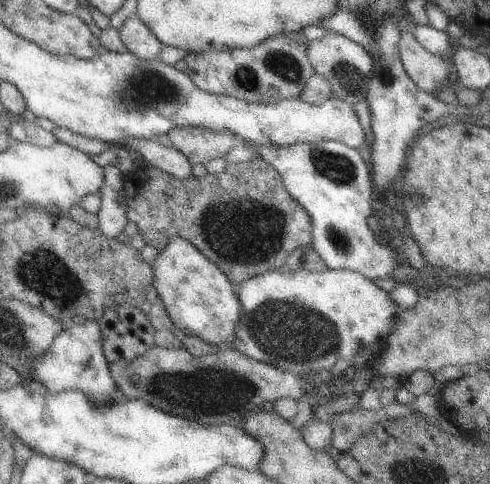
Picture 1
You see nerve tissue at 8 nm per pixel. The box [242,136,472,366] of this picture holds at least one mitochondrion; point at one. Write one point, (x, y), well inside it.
(338, 169)

